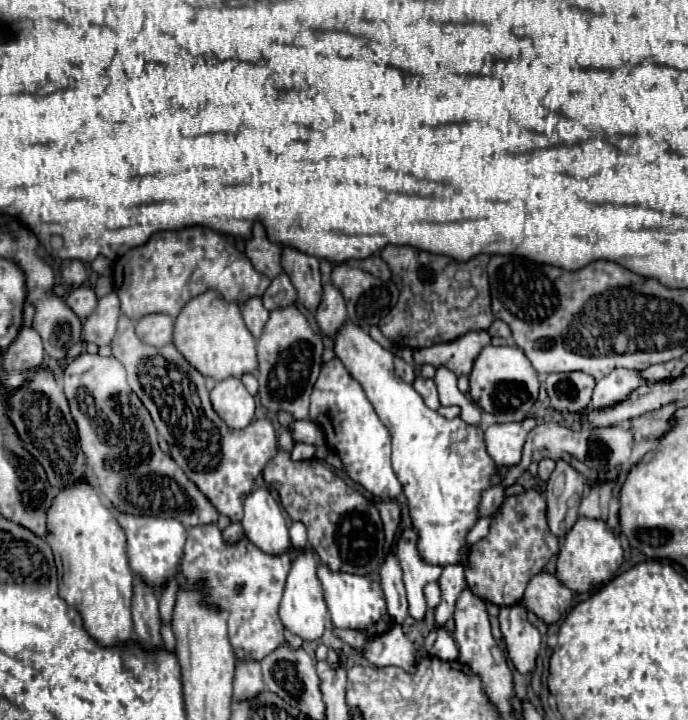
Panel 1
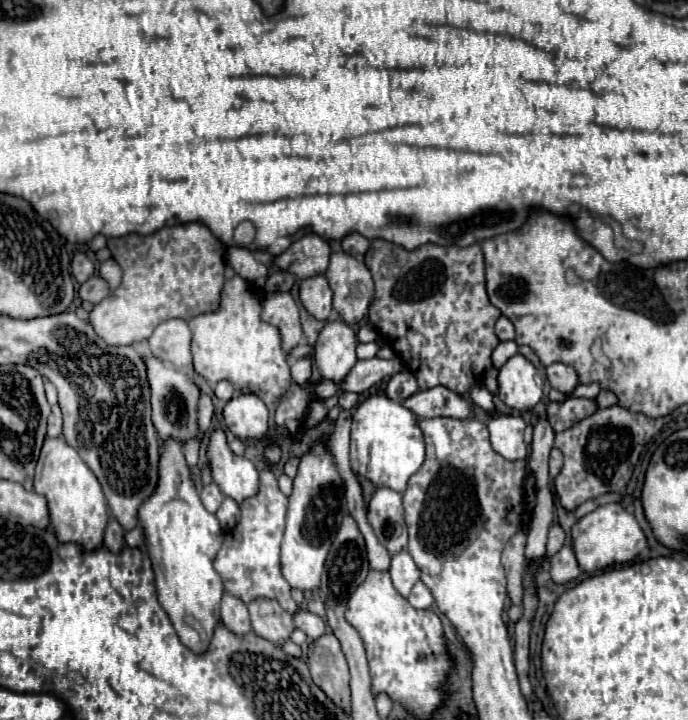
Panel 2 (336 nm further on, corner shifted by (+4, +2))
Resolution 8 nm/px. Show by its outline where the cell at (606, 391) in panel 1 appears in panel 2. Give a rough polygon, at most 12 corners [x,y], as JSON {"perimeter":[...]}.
{"perimeter":[[578,385],[570,397],[584,397],[596,399],[600,387],[592,385]]}

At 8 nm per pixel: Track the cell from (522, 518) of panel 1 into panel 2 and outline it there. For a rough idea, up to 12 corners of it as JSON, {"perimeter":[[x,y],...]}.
{"perimeter":[[516,533],[504,547],[502,565],[510,601],[522,601],[526,535]]}

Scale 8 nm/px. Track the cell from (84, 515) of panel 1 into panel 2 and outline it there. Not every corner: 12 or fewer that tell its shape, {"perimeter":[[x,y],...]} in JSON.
{"perimeter":[[62,435],[44,439],[34,491],[60,541],[102,545],[108,507]]}

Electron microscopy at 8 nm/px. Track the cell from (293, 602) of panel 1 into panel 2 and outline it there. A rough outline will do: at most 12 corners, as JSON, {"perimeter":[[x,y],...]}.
{"perimeter":[[324,439],[300,457],[282,573],[320,585],[346,515],[346,487]]}

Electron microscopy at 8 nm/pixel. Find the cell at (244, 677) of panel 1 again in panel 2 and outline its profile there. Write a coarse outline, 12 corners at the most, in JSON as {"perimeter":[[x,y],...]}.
{"perimeter":[[222,595],[222,623],[236,635],[252,629],[246,603]]}

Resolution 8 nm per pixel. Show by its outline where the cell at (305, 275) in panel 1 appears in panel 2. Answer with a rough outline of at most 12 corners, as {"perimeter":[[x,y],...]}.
{"perimeter":[[324,275],[300,283],[300,301],[310,315],[328,321],[332,289]]}

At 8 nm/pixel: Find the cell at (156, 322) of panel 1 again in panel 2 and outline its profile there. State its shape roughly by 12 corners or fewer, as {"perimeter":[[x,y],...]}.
{"perimeter":[[168,319],[148,339],[164,363],[192,363],[192,331],[184,319]]}

